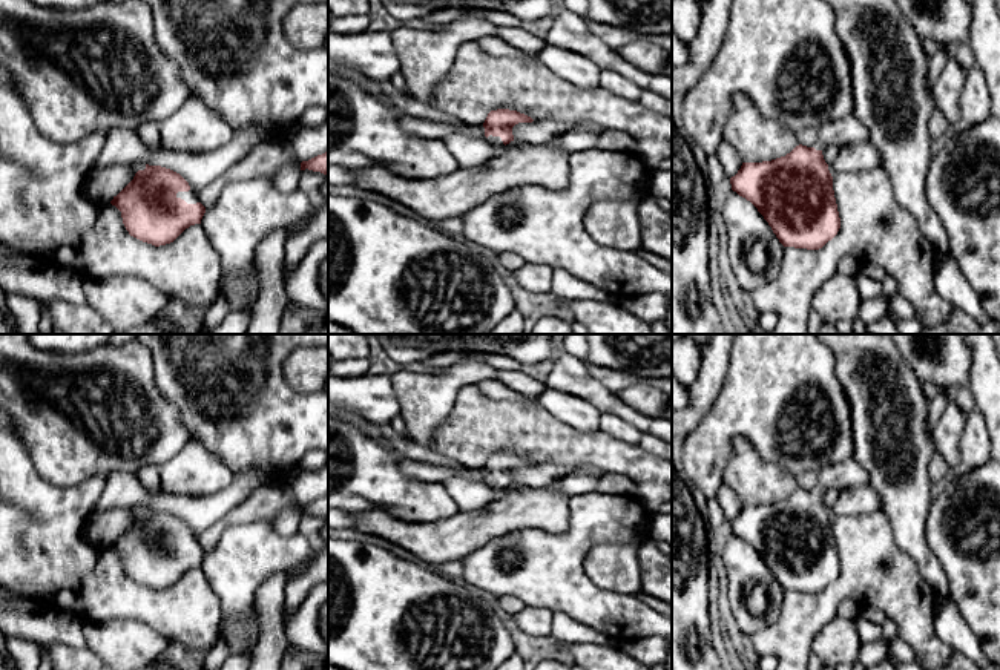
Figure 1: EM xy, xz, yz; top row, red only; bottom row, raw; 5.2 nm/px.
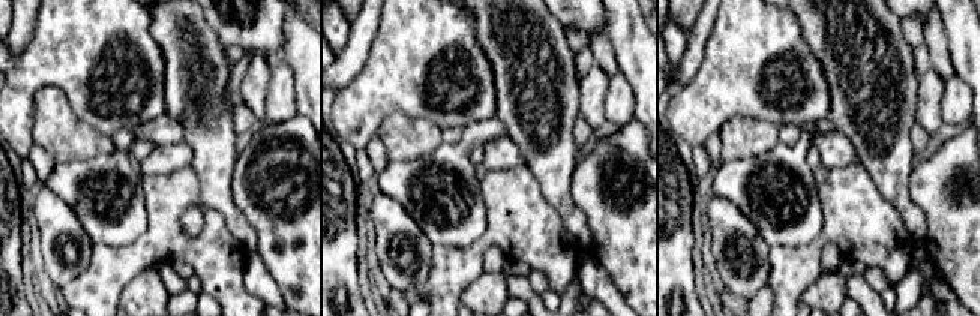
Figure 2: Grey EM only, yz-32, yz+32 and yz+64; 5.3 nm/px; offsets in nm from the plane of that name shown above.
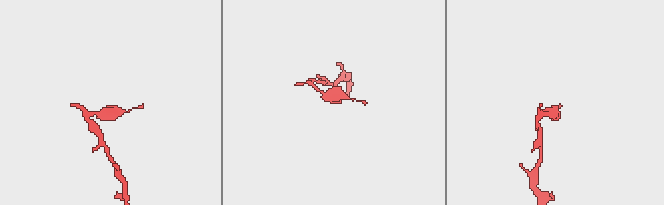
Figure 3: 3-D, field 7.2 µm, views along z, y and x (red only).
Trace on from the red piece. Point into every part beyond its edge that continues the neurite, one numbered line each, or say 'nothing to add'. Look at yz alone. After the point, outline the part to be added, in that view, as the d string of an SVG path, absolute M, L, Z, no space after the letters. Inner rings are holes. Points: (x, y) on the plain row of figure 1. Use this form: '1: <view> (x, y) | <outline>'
1: yz (847, 474) | M850 458L847 461L822 468L817 472L817 484L814 488L814 492L824 494L830 488L842 491L847 488L867 484L867 471L854 458Z

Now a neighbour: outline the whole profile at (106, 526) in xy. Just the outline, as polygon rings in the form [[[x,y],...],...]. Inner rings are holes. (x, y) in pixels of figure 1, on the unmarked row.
[[[132,509],[94,512],[89,527],[90,541],[98,549],[110,547],[110,544],[133,523],[135,517]]]

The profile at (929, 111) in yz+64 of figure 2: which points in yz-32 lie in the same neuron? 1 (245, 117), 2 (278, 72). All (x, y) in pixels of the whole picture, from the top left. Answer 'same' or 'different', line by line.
1: different
2: different

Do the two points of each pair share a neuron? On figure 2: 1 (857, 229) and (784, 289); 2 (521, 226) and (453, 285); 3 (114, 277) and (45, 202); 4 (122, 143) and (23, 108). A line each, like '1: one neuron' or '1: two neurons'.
1: one neuron
2: one neuron
3: two neurons
4: two neurons

